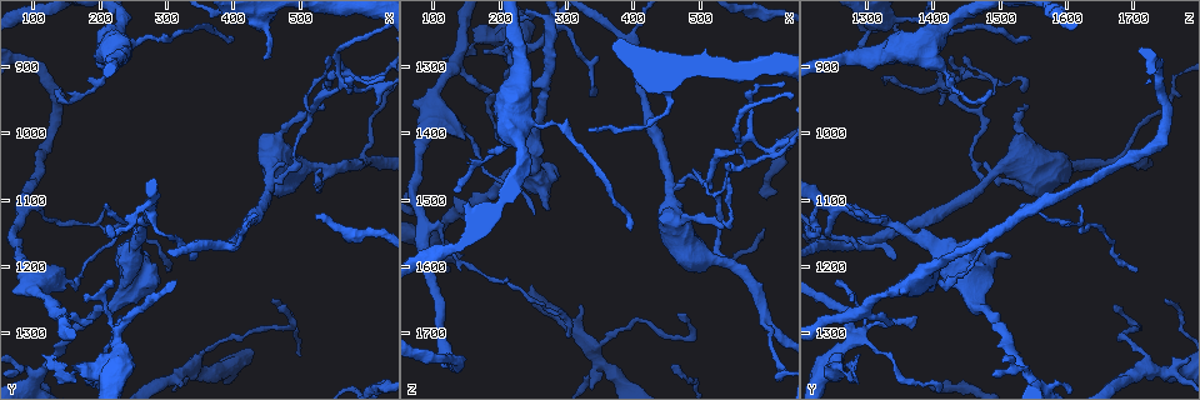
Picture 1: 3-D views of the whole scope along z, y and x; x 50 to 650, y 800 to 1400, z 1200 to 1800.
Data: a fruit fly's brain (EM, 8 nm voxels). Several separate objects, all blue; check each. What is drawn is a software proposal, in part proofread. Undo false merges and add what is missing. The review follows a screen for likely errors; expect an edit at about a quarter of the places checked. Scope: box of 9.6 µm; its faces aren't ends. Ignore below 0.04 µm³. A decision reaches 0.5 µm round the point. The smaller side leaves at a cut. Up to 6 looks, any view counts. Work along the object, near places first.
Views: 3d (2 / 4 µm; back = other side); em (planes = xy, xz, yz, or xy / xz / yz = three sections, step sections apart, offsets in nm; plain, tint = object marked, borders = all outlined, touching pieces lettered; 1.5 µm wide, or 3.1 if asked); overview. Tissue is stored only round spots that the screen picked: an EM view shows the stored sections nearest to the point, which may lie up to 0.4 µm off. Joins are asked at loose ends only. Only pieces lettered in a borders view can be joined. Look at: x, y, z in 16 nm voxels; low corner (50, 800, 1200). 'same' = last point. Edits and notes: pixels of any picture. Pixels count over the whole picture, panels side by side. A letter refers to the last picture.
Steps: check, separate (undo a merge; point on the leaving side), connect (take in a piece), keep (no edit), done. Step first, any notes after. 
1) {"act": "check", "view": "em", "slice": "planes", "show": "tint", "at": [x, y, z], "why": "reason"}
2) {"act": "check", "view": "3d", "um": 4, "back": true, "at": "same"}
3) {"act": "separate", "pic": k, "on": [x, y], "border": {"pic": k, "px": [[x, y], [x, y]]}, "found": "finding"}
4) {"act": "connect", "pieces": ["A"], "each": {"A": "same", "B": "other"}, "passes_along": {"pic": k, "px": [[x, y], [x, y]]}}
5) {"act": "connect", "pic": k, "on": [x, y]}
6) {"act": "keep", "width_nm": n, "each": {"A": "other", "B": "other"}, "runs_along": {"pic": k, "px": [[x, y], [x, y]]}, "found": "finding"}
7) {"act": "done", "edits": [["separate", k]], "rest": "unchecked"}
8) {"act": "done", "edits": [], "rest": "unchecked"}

{"act": "check", "view": "em", "slice": "xz", "step": 8, "show": "tint", "at": [390, 1175, 1265], "why": "branch point"}

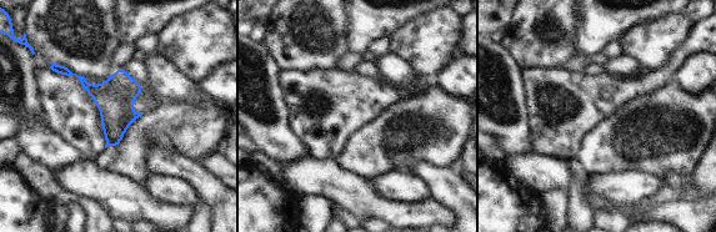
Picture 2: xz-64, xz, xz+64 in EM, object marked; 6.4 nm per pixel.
{"act": "check", "view": "em", "slice": "planes", "show": "tint", "at": "same"}

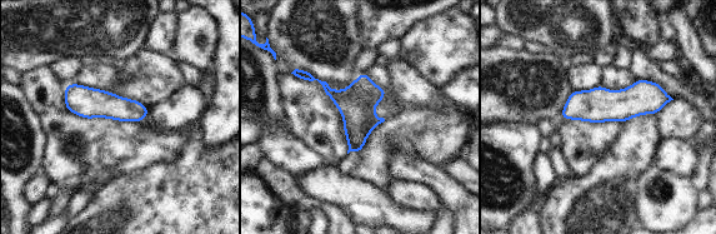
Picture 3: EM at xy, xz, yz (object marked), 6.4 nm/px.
{"act": "check", "view": "em", "slice": "planes", "show": "borders", "at": "same", "why": "what lies round it"}

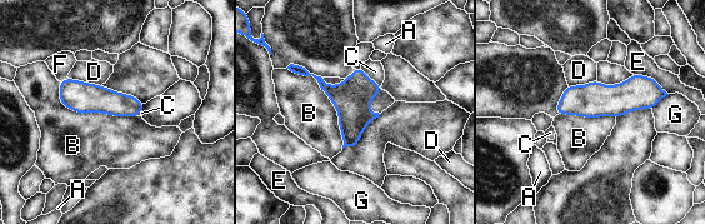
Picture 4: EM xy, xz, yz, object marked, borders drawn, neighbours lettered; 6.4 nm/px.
{"act": "keep", "each": {"A": "other", "B": "other", "C": "other", "D": "other", "E": "other", "F": "other", "G": "other"}, "runs_along": {"pic": 4, "px": [[661, 93], [574, 100], [560, 112]]}, "found": "all the same neuron"}

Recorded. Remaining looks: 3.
{"act": "check", "view": "em", "slice": "xy", "step": 4, "show": "tint", "at": [300, 1210, 1705], "why": "end of a long branch"}

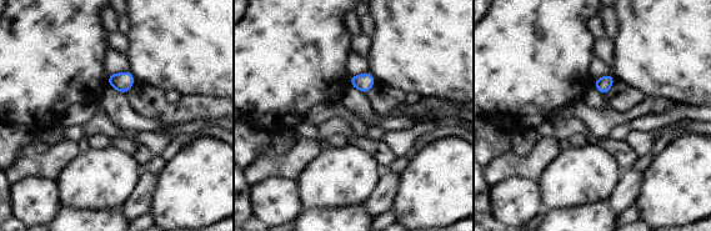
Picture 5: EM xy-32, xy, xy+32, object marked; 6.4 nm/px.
{"act": "check", "view": "em", "slice": "planes", "show": "borders", "at": "same"}

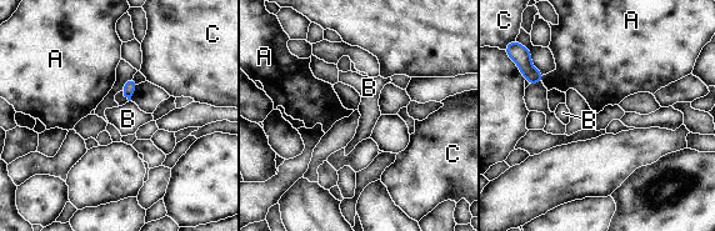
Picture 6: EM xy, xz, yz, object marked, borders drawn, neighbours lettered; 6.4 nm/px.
{"act": "keep", "each": {"A": "other", "B": "other", "C": "other"}, "border": {"pic": 6, "px": [[544, 75], [541, 81]]}, "found": "none of them fits"}

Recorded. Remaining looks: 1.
{"act": "done", "edits": [], "rest": "unchecked"}

